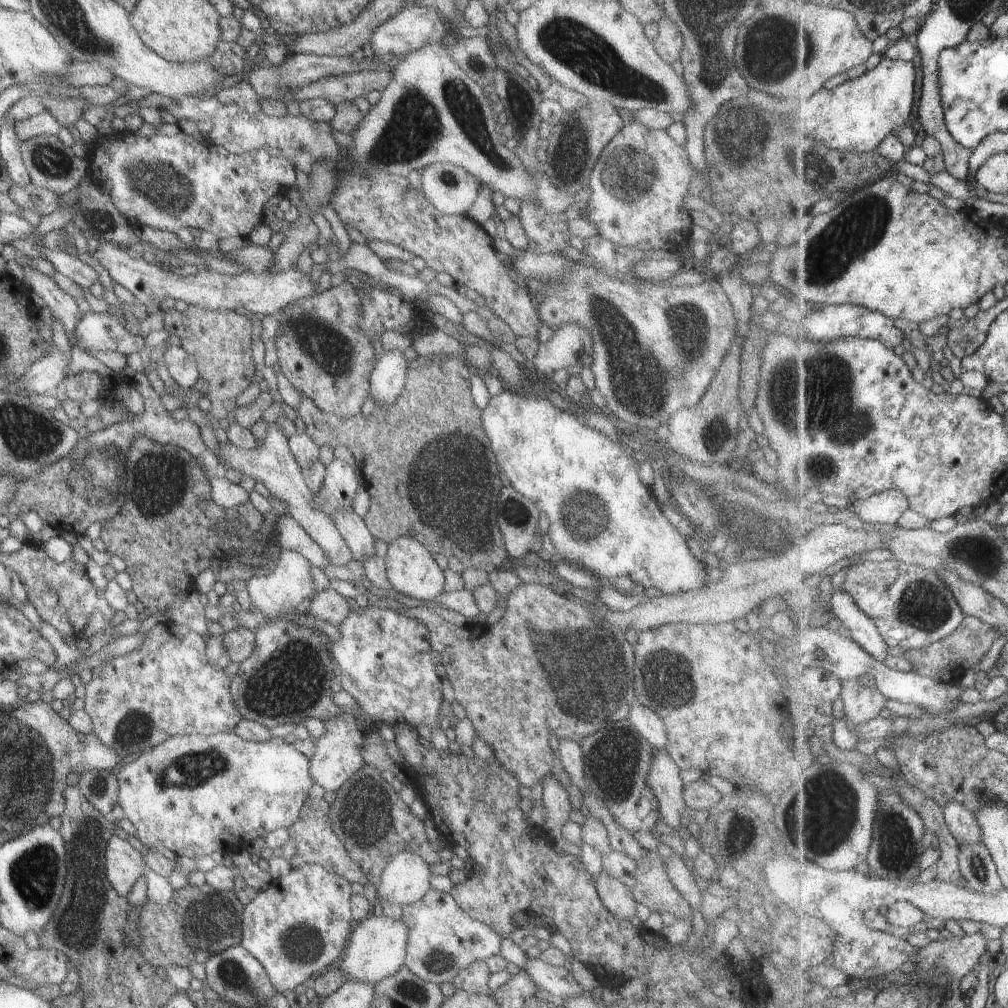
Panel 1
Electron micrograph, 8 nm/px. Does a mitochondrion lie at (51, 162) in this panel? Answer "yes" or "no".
yes

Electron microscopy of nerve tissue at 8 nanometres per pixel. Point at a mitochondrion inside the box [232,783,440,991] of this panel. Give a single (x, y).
(299, 943)

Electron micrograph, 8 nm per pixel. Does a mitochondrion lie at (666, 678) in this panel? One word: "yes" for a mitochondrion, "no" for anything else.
yes

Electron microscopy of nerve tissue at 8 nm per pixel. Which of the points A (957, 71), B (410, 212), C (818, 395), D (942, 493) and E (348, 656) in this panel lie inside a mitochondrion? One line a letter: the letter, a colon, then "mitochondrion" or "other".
A: other
B: mitochondrion
C: mitochondrion
D: other
E: other

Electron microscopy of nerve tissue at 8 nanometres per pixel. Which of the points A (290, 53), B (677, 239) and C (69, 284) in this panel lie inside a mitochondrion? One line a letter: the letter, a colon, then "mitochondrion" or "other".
A: other
B: other
C: other

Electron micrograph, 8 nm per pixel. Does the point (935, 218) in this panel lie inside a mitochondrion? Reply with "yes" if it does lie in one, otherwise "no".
no

